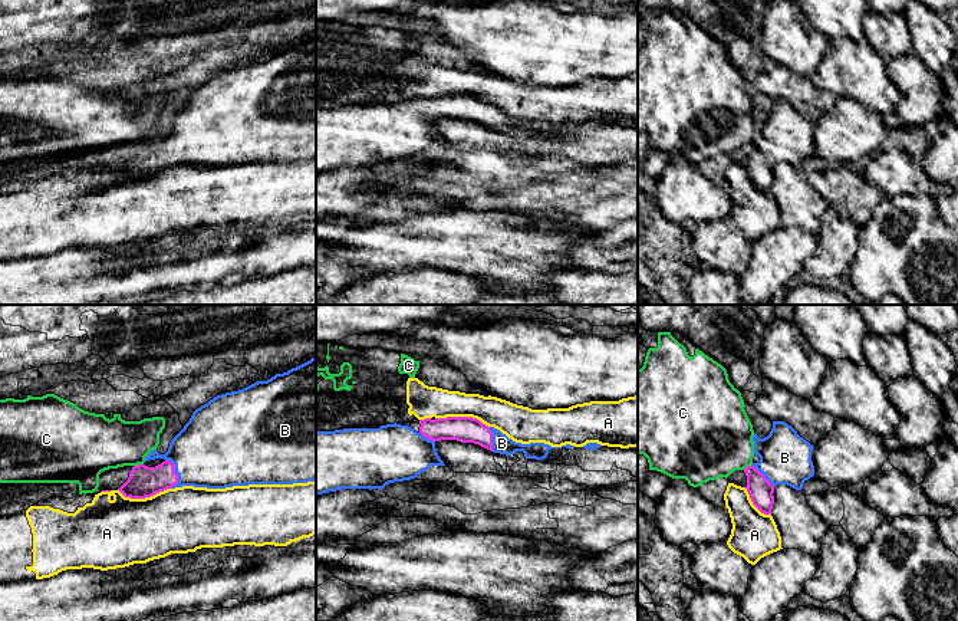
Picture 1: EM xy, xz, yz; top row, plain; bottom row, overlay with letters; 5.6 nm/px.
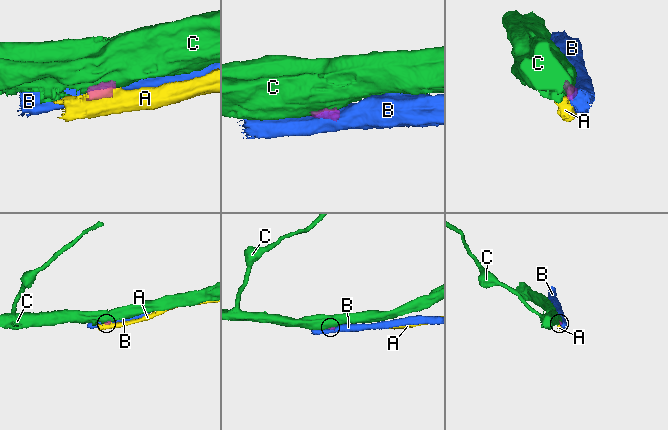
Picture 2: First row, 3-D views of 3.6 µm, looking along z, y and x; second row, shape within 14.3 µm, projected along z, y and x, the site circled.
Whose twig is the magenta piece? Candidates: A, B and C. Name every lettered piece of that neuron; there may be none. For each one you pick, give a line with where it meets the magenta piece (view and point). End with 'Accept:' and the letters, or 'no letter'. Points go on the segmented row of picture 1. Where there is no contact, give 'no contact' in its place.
B: xy (175, 473)
Accept: B

